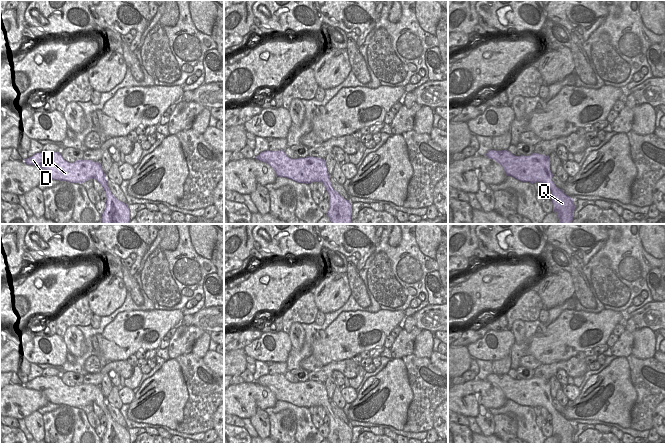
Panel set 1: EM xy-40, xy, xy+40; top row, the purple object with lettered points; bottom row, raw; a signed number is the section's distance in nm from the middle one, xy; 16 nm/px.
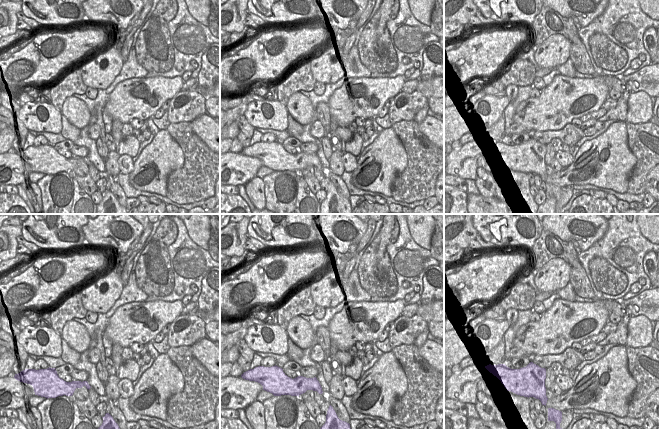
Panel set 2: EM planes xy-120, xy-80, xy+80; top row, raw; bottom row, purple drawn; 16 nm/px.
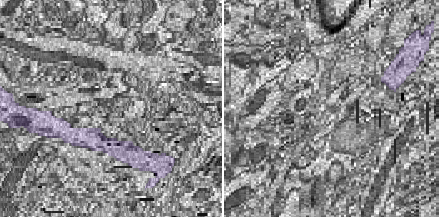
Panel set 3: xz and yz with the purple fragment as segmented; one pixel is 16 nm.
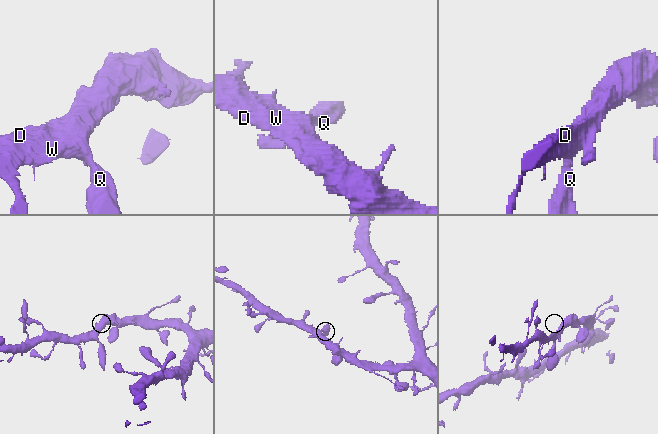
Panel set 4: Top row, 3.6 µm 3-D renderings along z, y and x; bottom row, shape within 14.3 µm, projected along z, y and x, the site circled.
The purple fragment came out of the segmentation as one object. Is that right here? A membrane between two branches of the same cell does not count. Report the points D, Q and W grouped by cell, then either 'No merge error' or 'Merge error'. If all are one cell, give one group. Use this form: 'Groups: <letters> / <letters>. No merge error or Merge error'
Groups: D Q W. No merge error.

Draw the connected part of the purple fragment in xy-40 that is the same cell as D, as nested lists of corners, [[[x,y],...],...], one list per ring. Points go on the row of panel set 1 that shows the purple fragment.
[[[39,152],[23,160],[28,165],[42,168],[53,180],[82,184],[90,179],[96,179],[103,187],[107,198],[105,209],[101,214],[101,222],[103,224],[129,224],[128,205],[119,201],[111,193],[100,162],[81,159],[69,163],[59,152]]]

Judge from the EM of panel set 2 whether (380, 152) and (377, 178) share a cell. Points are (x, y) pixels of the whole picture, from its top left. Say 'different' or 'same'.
same

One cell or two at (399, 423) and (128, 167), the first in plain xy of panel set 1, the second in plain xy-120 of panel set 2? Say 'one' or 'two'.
two

